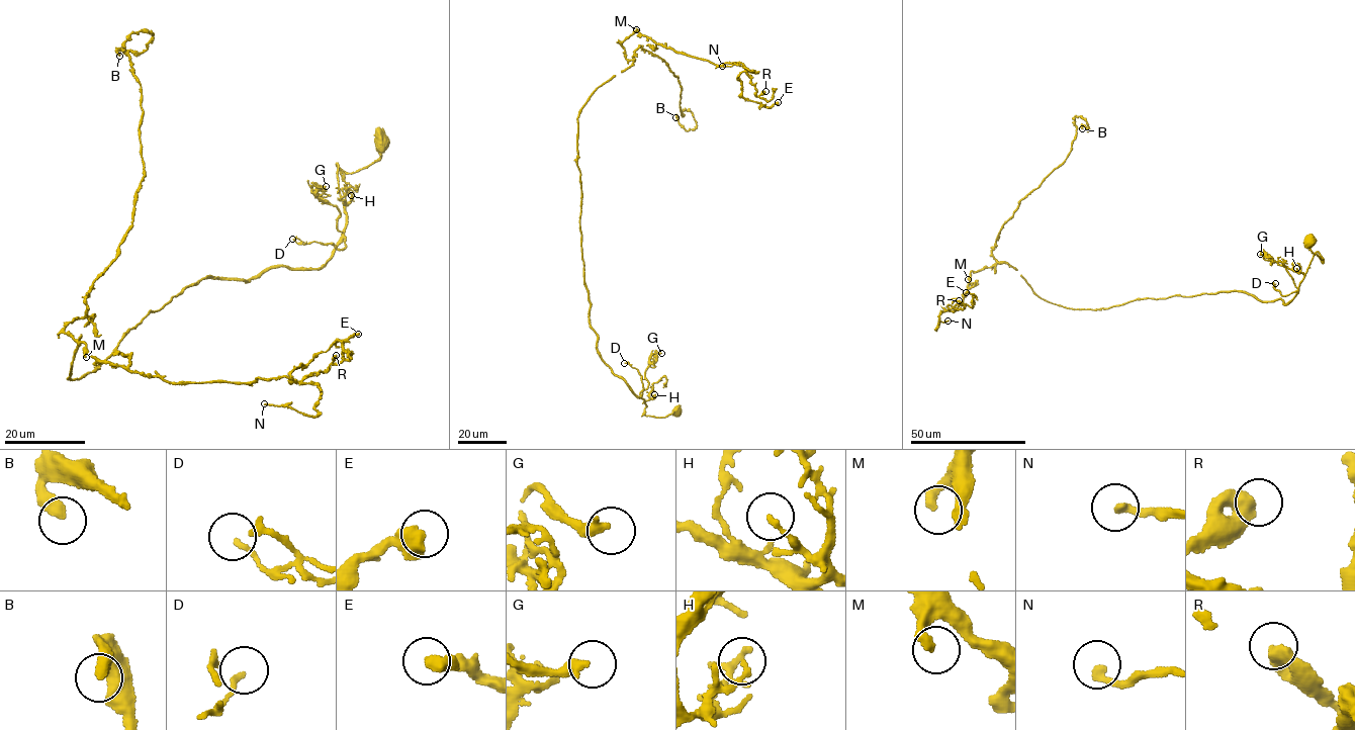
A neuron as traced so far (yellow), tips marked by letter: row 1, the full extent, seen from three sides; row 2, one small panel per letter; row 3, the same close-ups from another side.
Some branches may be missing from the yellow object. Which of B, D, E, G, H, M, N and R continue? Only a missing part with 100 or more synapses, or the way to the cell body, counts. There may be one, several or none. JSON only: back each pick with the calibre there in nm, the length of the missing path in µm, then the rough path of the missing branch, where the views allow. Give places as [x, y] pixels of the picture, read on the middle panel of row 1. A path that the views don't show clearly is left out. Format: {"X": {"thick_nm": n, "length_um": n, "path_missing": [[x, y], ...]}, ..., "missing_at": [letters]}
{"missing_at": []}

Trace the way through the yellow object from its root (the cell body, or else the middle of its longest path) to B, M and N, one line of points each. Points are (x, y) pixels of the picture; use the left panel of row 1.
B: (383, 140), (337, 164), (320, 267), (193, 282), (70, 380), (146, 174), (124, 51), (150, 32), (119, 56)
M: (383, 140), (337, 164), (344, 238), (320, 267), (193, 282), (72, 381), (92, 316), (76, 318), (86, 357)
N: (383, 140), (320, 267), (193, 282), (72, 381), (64, 327), (321, 393), (264, 403)

